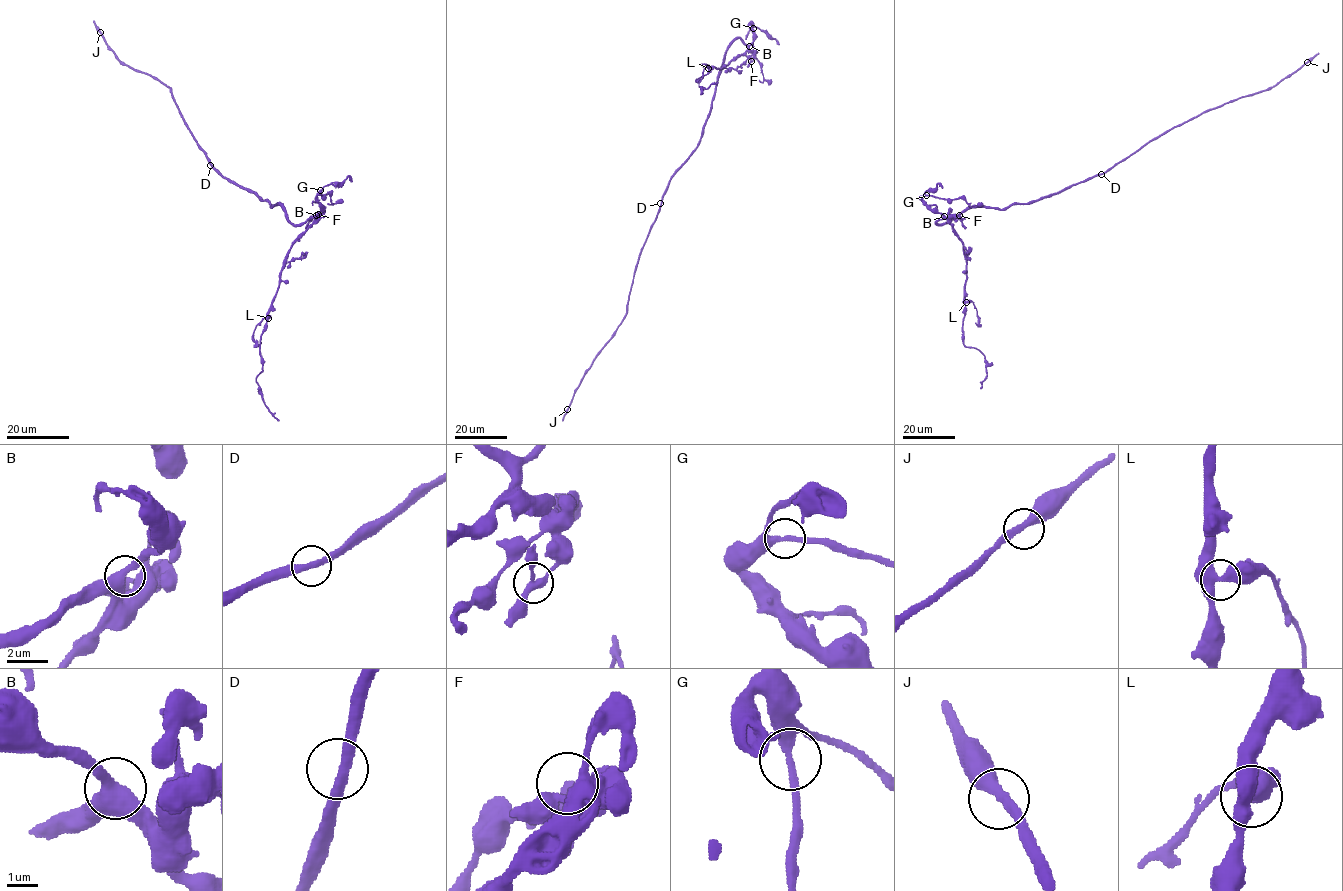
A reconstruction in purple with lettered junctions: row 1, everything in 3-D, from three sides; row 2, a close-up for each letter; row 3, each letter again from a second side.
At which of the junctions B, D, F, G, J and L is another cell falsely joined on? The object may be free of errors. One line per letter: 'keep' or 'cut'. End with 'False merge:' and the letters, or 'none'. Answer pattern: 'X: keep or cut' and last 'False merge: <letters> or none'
B: keep
D: keep
F: keep
G: keep
J: keep
L: keep
False merge: none

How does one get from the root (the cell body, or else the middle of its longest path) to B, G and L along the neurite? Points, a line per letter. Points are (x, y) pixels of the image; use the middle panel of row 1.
B: (696, 147), (711, 108), (718, 74), (727, 47), (738, 38), (749, 46)
G: (696, 147), (711, 108), (726, 49), (738, 38), (749, 45), (754, 39), (752, 28)
L: (696, 147), (711, 108), (718, 74), (727, 47), (739, 38), (748, 47), (723, 68), (708, 68)

